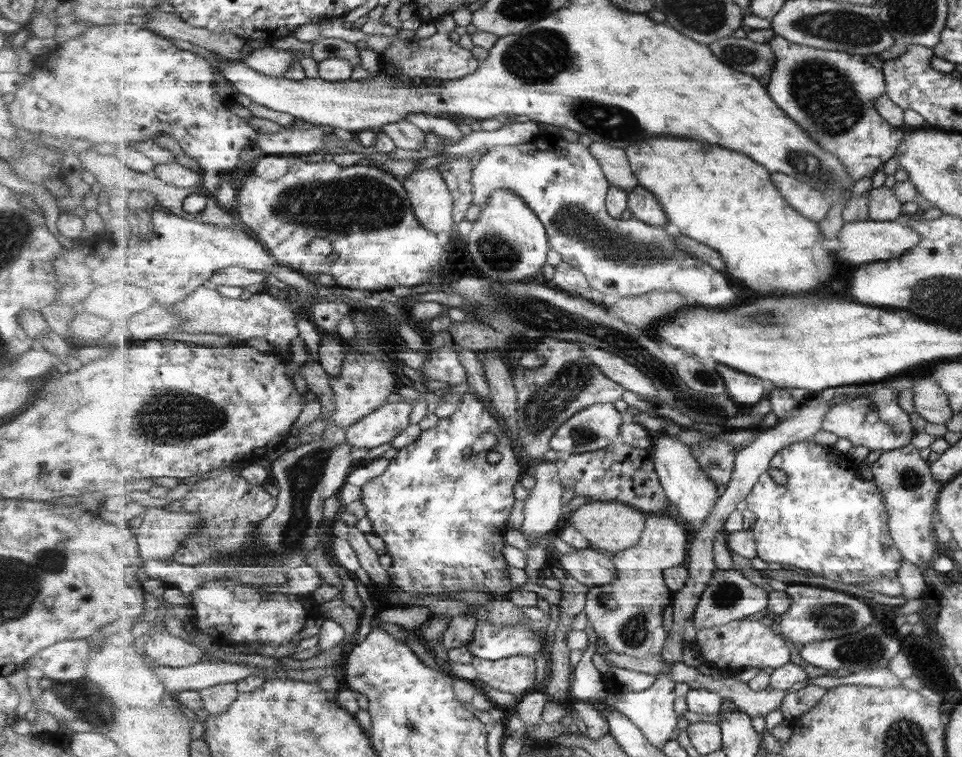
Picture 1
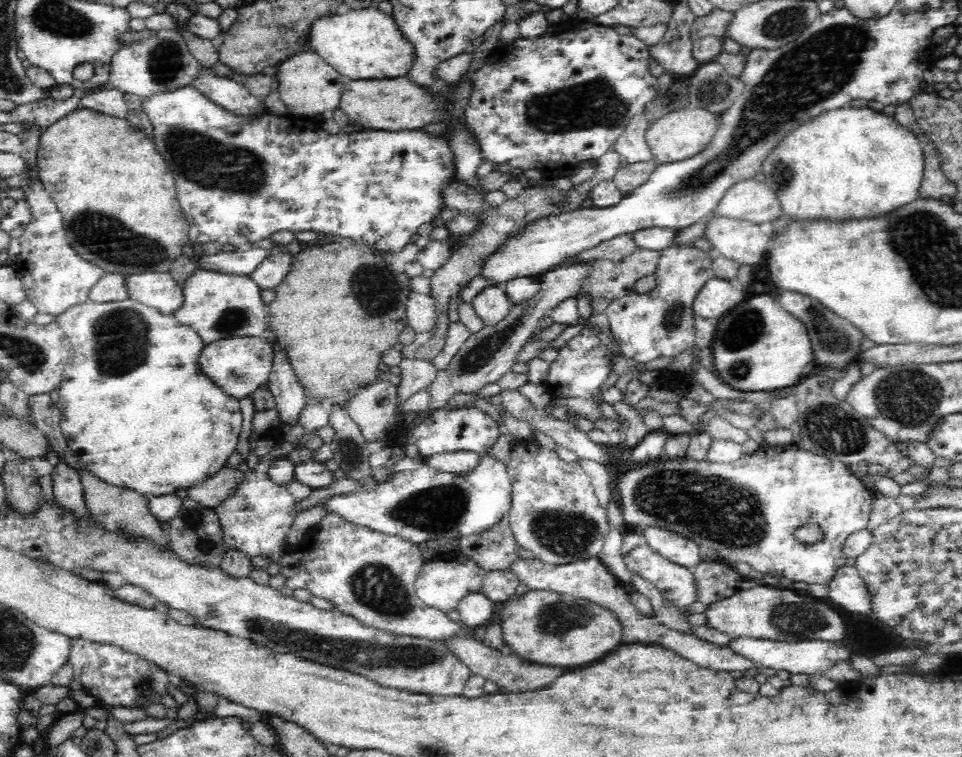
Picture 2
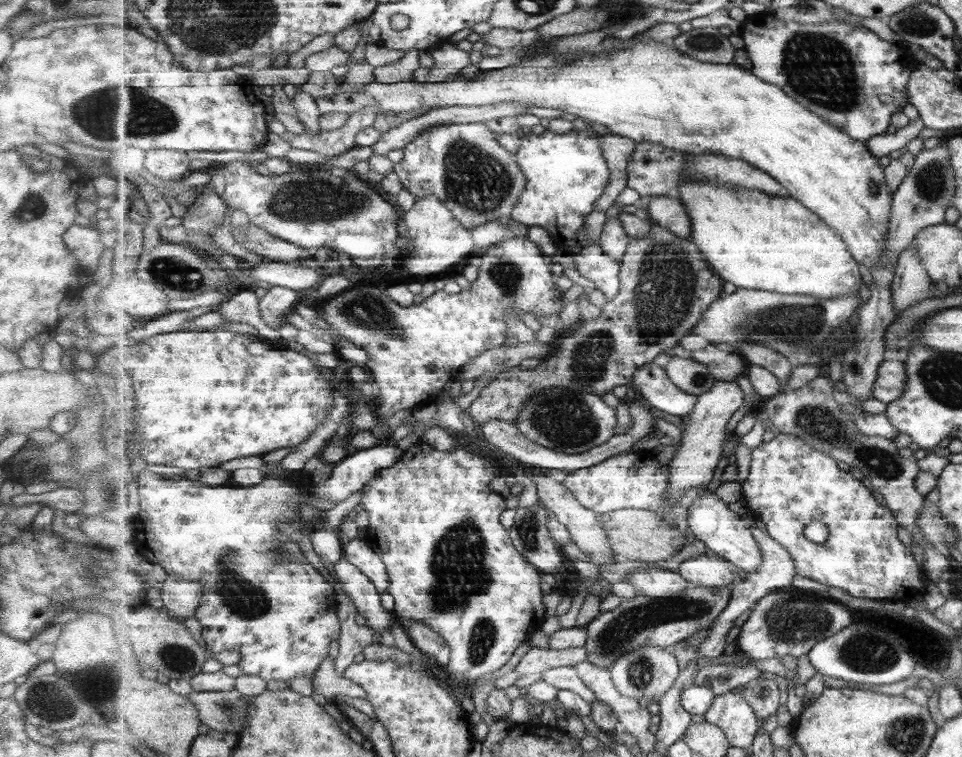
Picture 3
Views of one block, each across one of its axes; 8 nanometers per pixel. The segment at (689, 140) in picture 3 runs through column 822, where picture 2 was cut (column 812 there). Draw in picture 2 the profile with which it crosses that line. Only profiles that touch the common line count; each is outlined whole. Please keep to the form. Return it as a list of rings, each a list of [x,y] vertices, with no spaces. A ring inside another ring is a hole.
[[[836,108],[836,110],[826,110],[826,112],[821,112],[820,114],[810,117],[807,121],[801,122],[794,130],[785,134],[779,141],[778,144],[762,159],[761,172],[765,175],[765,182],[774,190],[780,203],[782,203],[782,209],[784,209],[784,216],[789,219],[815,219],[815,218],[826,218],[826,219],[851,219],[851,218],[866,218],[871,216],[866,216],[866,214],[886,214],[887,212],[896,210],[899,206],[906,204],[907,202],[912,202],[915,198],[918,198],[918,190],[920,190],[920,184],[922,184],[922,173],[923,173],[923,152],[921,146],[919,145],[918,139],[909,131],[906,130],[894,116],[888,116],[882,112],[876,112],[872,108]]]

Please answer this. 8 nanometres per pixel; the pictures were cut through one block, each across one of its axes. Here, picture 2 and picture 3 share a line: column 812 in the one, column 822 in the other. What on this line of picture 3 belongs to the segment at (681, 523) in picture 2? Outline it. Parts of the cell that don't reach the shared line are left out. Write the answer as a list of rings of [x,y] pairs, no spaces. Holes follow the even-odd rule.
[[[776,433],[773,439],[762,441],[754,448],[750,475],[741,482],[741,494],[747,508],[756,512],[758,522],[766,525],[767,534],[793,555],[800,576],[826,586],[841,588],[851,596],[871,600],[915,598],[931,583],[923,565],[915,560],[911,550],[899,540],[897,530],[900,525],[894,511],[881,506],[861,480],[853,478],[849,471],[841,470],[837,459],[815,450],[801,438]],[[814,521],[823,522],[829,528],[830,536],[825,544],[817,544],[805,537],[805,528]]]

